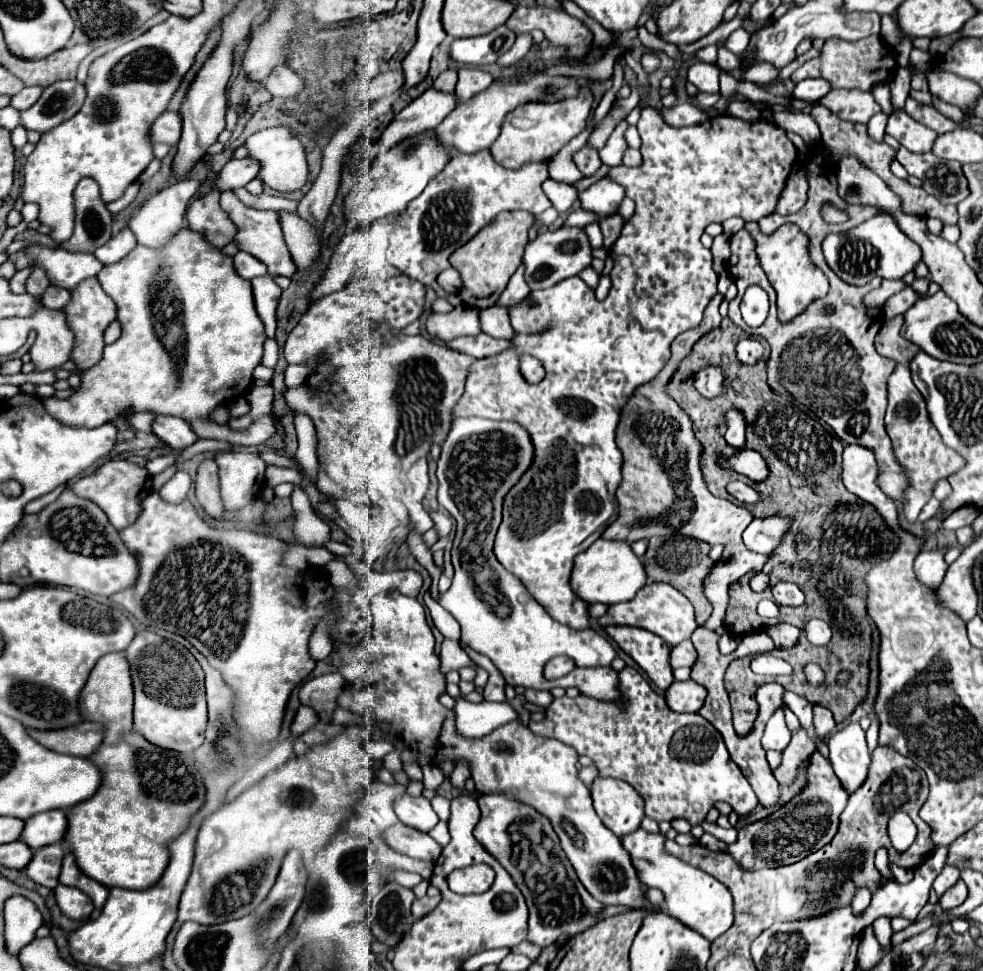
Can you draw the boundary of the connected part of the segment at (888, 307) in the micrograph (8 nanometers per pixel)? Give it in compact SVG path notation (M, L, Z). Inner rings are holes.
M906 287L906 289L894 293L890 299L886 299L886 303L882 307L886 320L890 320L896 317L896 315L902 315L904 311L908 311L916 303L916 299L918 299L918 295L912 291L912 287Z

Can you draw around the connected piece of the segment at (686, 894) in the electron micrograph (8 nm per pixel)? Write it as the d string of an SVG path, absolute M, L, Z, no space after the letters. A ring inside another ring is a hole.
M638 829L624 837L624 847L628 849L632 857L632 865L636 867L640 881L646 887L658 887L664 893L666 911L670 913L670 917L682 921L682 925L694 929L708 941L718 939L722 933L730 929L730 925L734 923L734 915L732 915L734 907L732 907L730 891L718 879L710 877L708 873L680 861L678 857L668 855L662 849L664 835L646 833L644 829Z

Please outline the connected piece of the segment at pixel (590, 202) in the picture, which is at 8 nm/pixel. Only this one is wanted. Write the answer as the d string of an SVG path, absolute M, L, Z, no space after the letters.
M606 177L606 179L592 183L586 191L582 191L580 203L584 209L590 209L598 213L600 217L604 217L618 209L624 195L626 195L626 189L622 189L622 185L616 185L616 181L610 181Z

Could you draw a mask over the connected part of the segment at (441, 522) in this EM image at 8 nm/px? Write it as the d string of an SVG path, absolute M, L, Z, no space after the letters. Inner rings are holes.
M432 513L432 521L434 521L434 529L438 531L438 537L448 537L452 531L452 523L444 513Z

